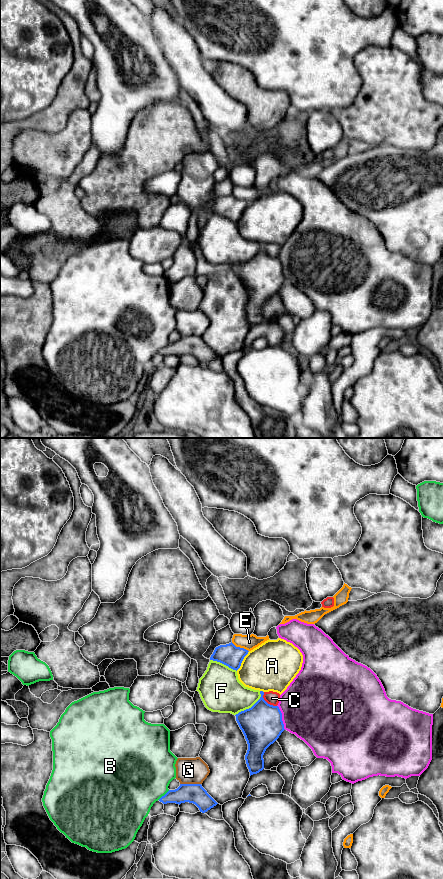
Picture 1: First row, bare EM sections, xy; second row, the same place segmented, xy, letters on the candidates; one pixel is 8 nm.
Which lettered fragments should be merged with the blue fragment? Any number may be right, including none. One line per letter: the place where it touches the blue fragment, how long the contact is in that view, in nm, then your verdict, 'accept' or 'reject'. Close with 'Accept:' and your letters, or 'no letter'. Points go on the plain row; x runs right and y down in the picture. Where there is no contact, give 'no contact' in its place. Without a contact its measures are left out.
A: xy (242, 212) | 190 nm | reject
B: xy (164, 347) | 120 nm | reject
C: xy (266, 254) | 160 nm | reject
D: xy (281, 269) | 220 nm | reject
E: xy (239, 199) | 160 nm | reject
F: xy (251, 259) | 280 nm | reject
G: xy (190, 336) | 170 nm | reject
Accept: no letter

